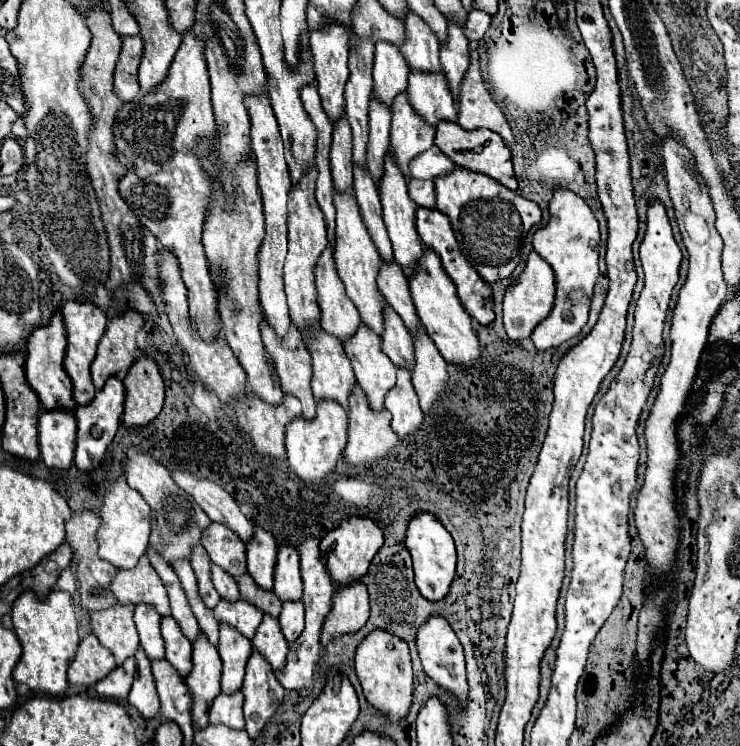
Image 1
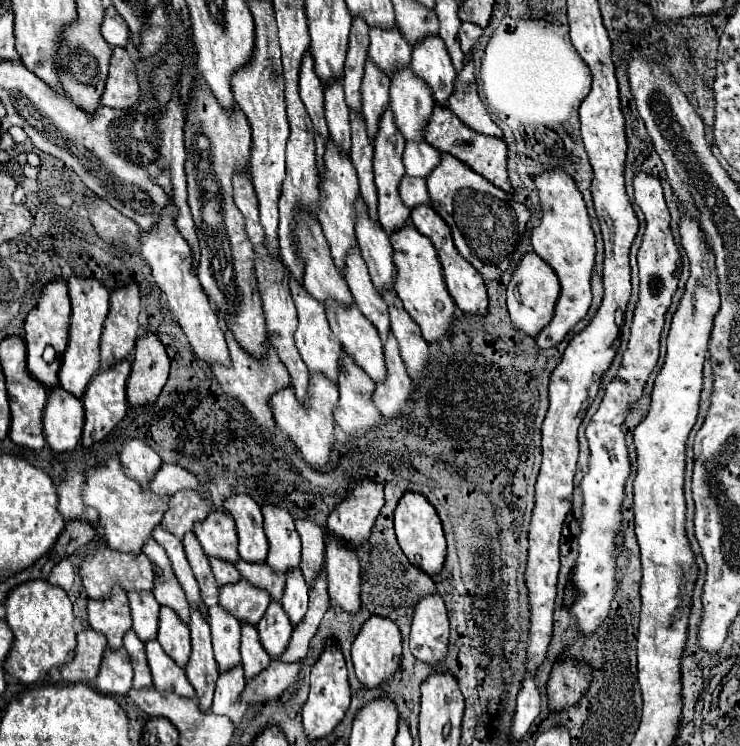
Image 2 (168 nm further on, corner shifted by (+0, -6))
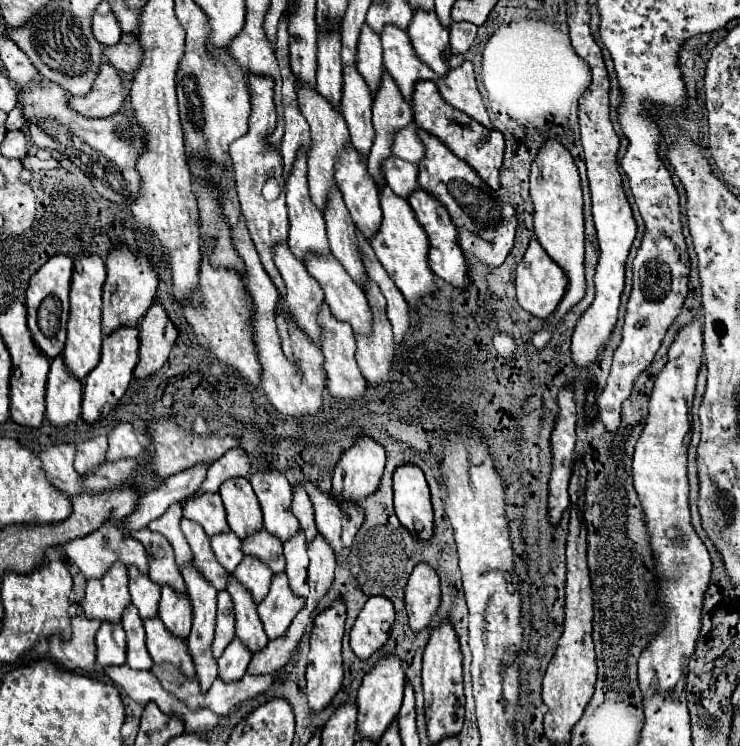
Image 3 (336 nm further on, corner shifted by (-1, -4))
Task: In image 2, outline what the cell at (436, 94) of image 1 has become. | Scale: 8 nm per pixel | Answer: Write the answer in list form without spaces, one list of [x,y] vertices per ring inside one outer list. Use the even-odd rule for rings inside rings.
[[[430,36],[430,40],[422,40],[418,48],[412,48],[410,68],[432,88],[434,102],[446,106],[446,100],[454,88],[456,70],[446,52],[446,46],[438,36]]]

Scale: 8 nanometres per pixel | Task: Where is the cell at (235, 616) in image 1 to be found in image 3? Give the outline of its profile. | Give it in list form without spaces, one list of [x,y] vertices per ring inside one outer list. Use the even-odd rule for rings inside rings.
[[[243,558],[233,572],[233,578],[251,592],[255,604],[261,604],[269,592],[273,574],[267,570],[267,566],[263,566],[263,562],[255,562],[255,558]]]

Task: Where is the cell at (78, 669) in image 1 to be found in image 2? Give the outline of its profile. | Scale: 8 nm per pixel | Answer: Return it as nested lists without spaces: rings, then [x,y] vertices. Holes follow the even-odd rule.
[[[92,628],[78,632],[76,656],[72,662],[60,668],[62,678],[66,682],[94,684],[104,656],[104,648],[106,648],[106,636],[102,636],[100,632],[94,632]]]

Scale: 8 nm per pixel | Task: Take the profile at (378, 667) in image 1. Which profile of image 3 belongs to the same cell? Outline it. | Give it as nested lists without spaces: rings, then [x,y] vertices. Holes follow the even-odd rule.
[[[369,598],[351,628],[351,648],[357,658],[369,660],[389,640],[395,622],[393,604],[387,598]]]

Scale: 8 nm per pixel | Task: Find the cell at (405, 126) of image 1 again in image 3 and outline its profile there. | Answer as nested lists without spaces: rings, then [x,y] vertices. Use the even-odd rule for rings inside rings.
[[[387,26],[381,34],[383,42],[383,60],[387,72],[397,82],[403,98],[407,104],[413,104],[413,92],[415,84],[421,80],[435,80],[435,74],[415,58],[415,52],[411,50],[411,40],[407,38],[405,30],[395,30],[395,26]]]

